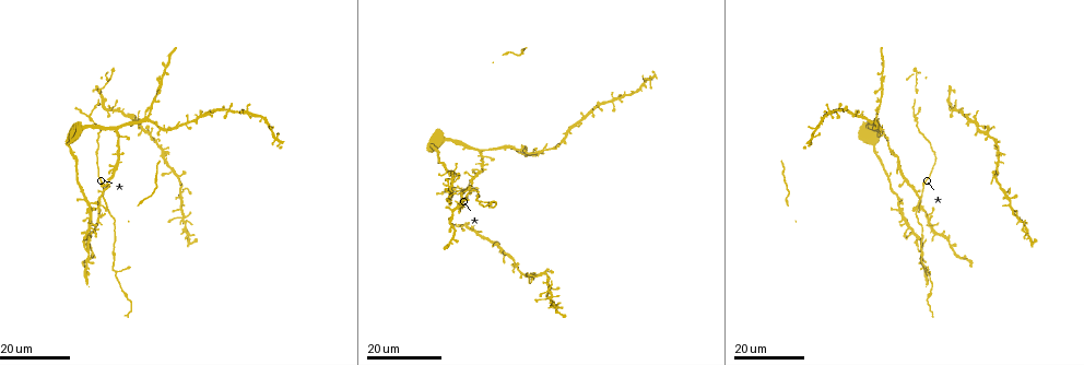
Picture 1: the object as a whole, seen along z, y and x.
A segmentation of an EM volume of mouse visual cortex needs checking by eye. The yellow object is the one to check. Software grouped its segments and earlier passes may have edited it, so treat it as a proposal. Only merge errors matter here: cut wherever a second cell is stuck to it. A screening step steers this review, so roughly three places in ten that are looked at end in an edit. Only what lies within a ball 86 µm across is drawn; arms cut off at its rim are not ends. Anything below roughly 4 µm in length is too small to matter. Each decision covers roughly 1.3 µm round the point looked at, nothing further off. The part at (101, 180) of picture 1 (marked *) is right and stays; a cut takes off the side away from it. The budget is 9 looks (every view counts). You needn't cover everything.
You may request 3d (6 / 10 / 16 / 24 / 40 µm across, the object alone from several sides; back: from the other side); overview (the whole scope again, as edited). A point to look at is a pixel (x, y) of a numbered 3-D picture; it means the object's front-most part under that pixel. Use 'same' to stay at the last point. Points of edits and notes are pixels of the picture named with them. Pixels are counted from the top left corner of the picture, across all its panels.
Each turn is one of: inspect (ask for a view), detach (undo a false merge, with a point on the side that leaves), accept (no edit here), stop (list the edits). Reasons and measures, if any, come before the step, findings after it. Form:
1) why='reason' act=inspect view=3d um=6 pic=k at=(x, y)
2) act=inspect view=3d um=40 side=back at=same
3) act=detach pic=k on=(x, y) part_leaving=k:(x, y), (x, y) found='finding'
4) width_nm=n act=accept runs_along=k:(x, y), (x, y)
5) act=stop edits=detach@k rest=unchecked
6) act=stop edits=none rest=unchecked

act=inspect view=3d um=16 pic=1 at=(468, 190)

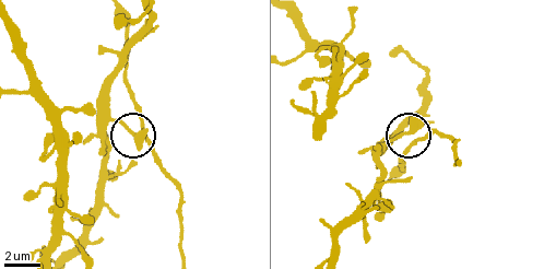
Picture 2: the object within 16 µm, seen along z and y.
act=inspect view=3d um=6 pic=2 at=(413, 130)

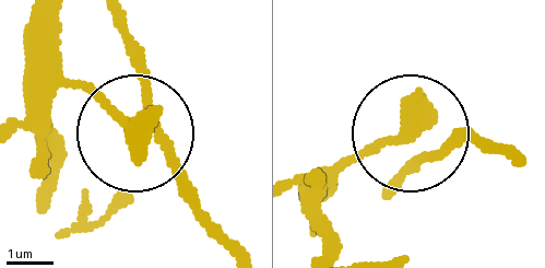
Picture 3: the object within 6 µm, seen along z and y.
width_nm=370 act=accept runs_along=3:(394, 188), (422, 161), (414, 137), (441, 149), (488, 137) found='one cell here'

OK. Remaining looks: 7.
why='thin arm on a thick one' act=inspect view=3d um=16 pic=1 at=(513, 149)

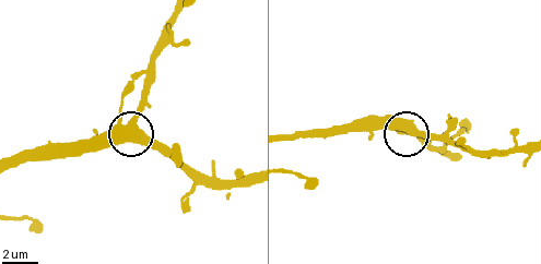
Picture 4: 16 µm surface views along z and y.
act=inspect view=3d um=6 pic=4 at=(132, 127)

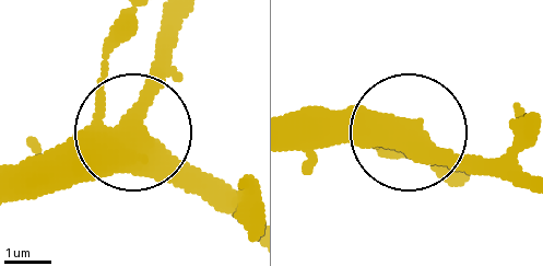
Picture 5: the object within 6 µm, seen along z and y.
width_nm=390 act=accept found='all the same cell'

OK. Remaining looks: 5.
why='three arms meet' act=inspect view=3d um=24 pic=1 at=(216, 108)

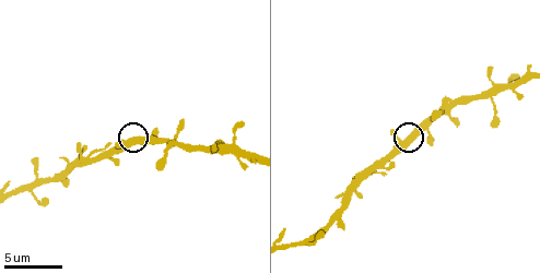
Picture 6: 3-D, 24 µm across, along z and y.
why='zoom in' act=inspect view=3d um=10 pic=6 at=(404, 142)

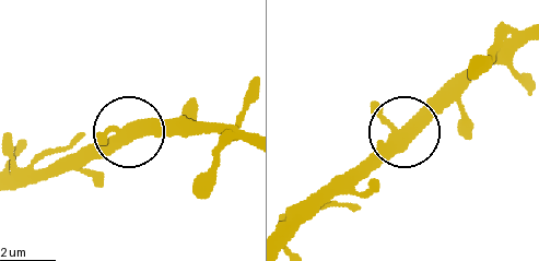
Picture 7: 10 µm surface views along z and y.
act=accept found='all the same cell'

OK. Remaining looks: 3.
why='three-way junction' act=inspect view=3d um=16 pic=1 at=(913, 115)

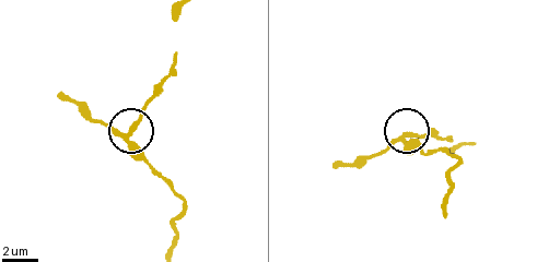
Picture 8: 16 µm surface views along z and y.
act=inspect view=3d um=10 pic=8 at=(402, 137)

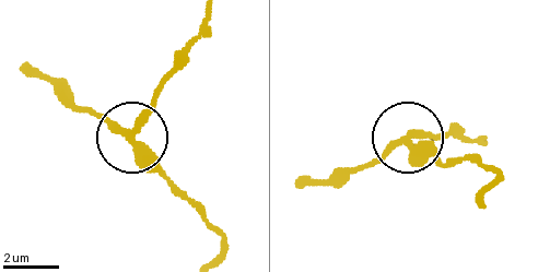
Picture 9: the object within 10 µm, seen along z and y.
act=accept found='one cell here'

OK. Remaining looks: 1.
act=stop edits=none rest=unchecked

